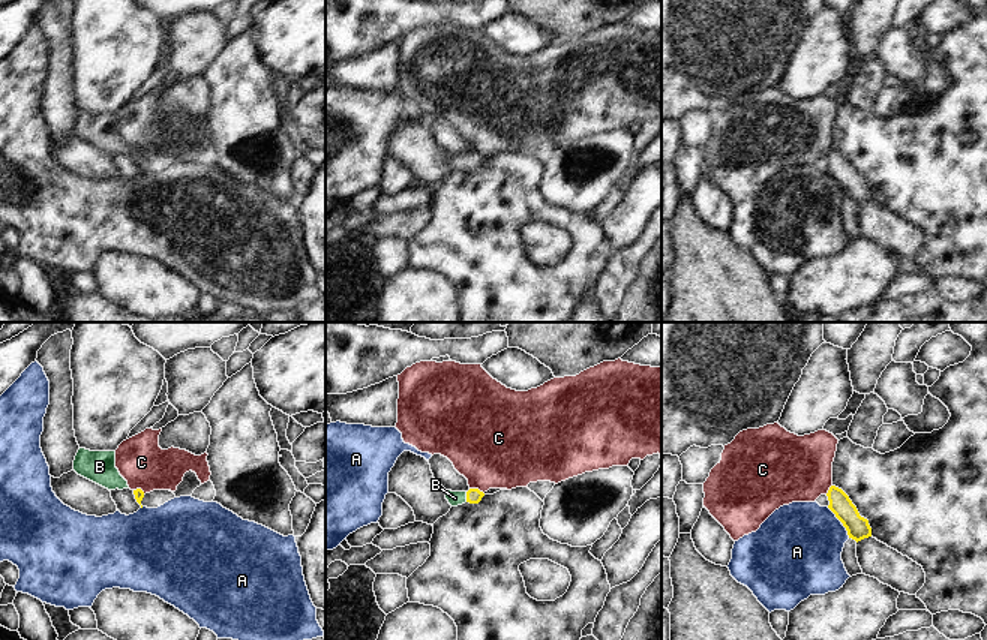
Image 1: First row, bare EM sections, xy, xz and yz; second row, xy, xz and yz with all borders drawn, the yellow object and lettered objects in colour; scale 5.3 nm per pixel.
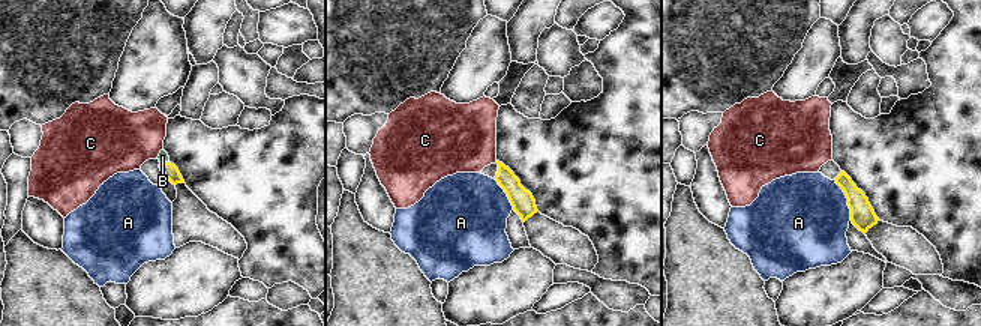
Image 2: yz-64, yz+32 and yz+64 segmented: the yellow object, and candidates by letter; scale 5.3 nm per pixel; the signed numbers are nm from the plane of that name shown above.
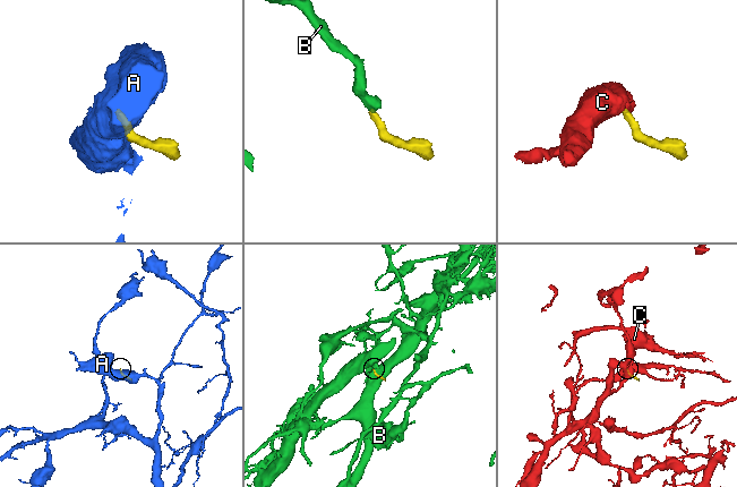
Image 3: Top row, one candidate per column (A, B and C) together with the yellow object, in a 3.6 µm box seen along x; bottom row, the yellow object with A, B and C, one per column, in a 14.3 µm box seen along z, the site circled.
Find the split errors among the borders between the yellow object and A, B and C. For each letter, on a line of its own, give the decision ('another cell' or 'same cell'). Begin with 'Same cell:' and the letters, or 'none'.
Same cell: B
A: another cell
B: same cell
C: another cell

